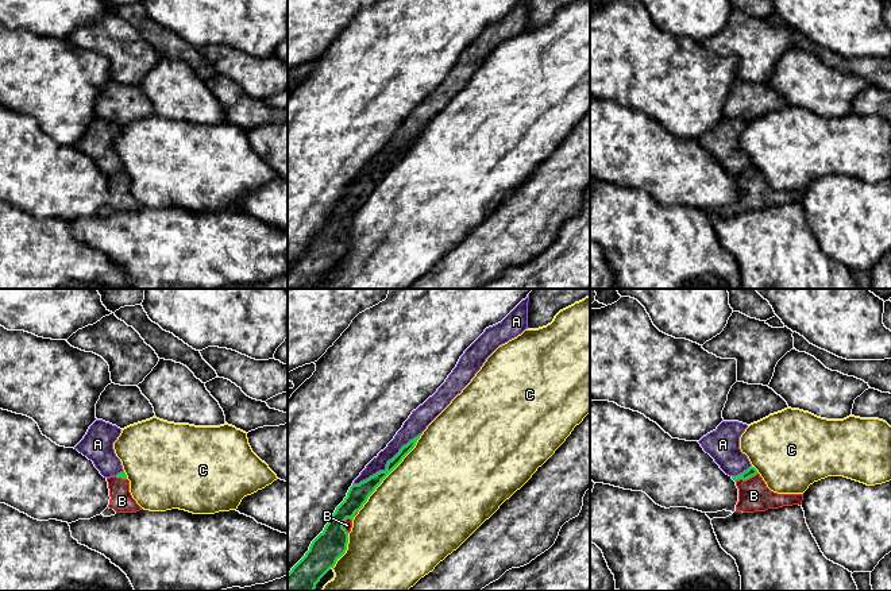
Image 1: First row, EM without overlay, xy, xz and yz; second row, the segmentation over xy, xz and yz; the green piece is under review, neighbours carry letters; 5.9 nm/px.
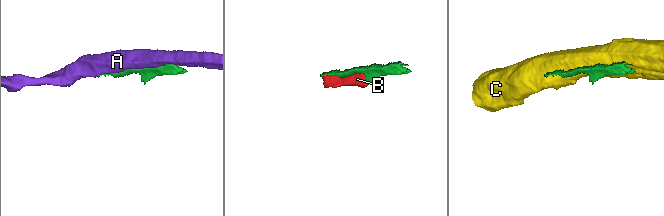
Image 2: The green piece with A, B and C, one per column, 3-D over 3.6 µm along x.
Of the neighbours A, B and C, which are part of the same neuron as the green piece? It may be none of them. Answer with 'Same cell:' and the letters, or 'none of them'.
Same cell: B

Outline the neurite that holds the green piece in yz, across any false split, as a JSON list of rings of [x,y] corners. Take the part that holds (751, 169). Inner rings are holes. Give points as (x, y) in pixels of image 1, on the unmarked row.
[[[749,165],[737,174],[732,174],[738,186],[736,209],[755,210],[783,204],[802,202],[803,192],[778,192],[771,189],[757,167]]]

